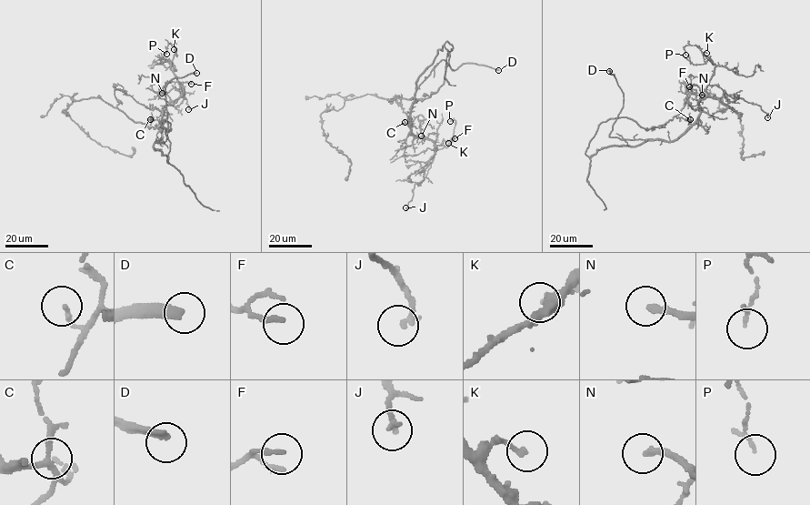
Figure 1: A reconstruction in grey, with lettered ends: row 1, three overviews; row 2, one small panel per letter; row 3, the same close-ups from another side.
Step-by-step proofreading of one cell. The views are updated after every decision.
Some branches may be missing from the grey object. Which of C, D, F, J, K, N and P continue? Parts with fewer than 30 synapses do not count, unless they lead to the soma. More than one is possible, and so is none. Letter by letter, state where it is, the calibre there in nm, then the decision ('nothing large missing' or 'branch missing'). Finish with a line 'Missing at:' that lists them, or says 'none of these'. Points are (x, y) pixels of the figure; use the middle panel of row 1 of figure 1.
C: at (404, 122); 120 nm thick; nothing large missing
D: at (498, 70); 280 nm thick; branch missing
F: at (454, 138); 180 nm thick; nothing large missing
J: at (405, 207); 200 nm thick; nothing large missing
K: at (448, 143); 180 nm thick; nothing large missing
N: at (421, 136); 240 nm thick; branch missing
P: at (450, 121); 80 nm thick; nothing large missing
Missing at: D, N

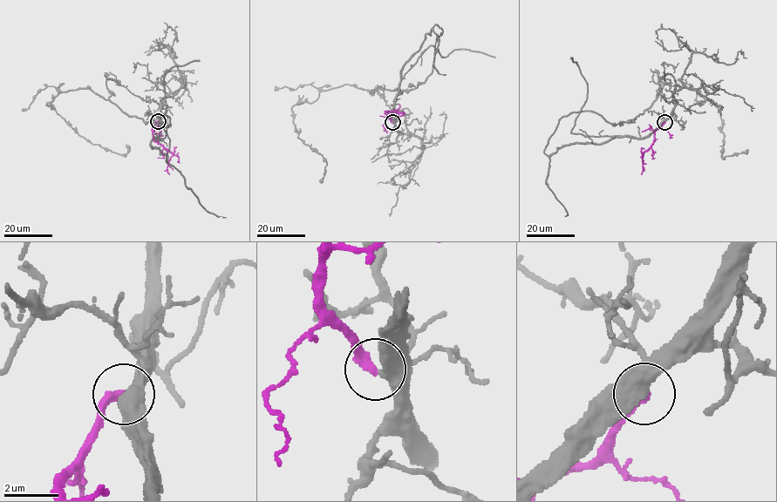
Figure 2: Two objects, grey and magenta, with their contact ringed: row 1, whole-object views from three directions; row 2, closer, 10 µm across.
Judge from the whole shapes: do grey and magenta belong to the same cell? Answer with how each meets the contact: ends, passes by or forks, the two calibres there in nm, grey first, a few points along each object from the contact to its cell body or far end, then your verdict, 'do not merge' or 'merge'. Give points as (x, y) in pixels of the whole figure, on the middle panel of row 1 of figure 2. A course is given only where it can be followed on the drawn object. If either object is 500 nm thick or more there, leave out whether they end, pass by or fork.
grey passes by | magenta ends | 420/340 nm | grey via (392, 123), (402, 68), (438, 24), (417, 87), (344, 84), (292, 107), (298, 138), (326, 162), (321, 183) | magenta via (392, 123), (388, 112), (385, 112), (399, 112), (387, 111) | merge

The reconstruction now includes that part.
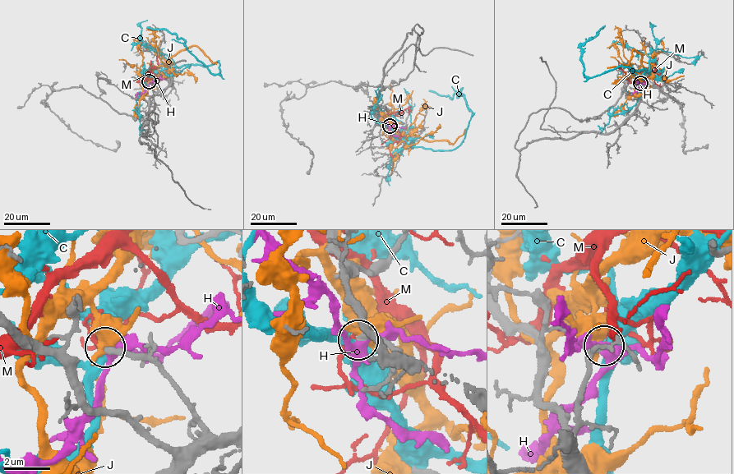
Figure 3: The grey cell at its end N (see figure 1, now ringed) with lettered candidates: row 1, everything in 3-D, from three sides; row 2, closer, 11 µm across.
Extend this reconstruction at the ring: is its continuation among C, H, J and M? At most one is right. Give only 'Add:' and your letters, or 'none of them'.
Add: none of them

